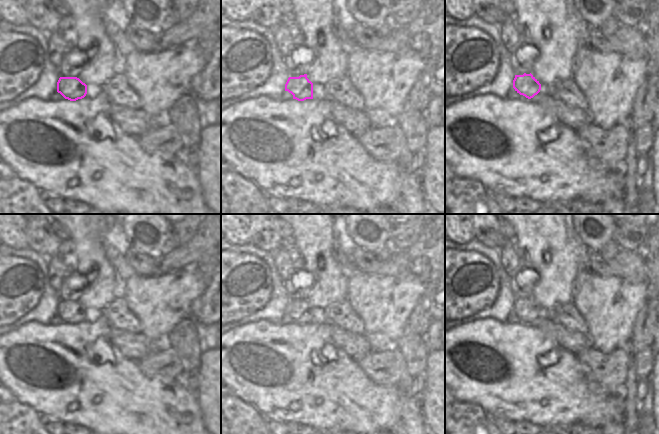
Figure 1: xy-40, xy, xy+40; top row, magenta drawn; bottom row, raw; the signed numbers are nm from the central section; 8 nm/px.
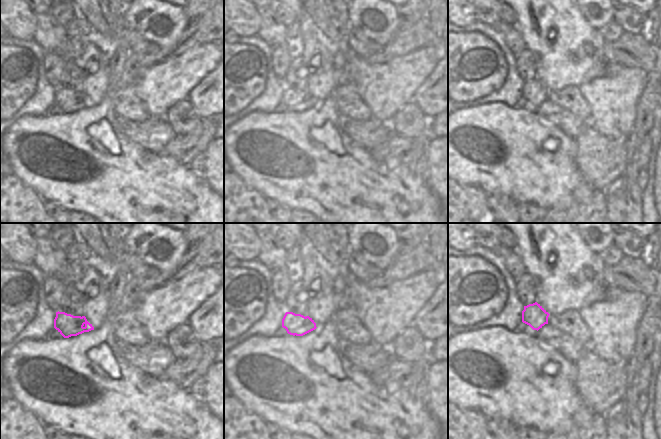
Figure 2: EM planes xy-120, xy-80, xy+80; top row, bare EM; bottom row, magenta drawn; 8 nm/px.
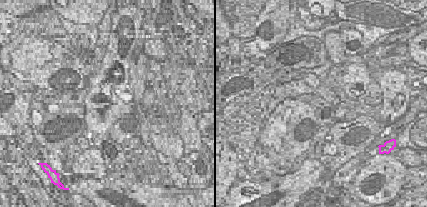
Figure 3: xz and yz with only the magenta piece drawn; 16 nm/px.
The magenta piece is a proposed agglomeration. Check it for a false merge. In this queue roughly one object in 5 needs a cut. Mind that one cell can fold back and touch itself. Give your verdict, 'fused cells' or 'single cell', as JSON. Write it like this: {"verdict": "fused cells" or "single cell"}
{"verdict": "single cell"}

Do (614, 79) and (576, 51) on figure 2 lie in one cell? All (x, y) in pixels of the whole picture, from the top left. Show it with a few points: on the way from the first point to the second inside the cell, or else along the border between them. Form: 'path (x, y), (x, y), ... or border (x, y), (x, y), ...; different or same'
border (606, 62), (606, 70), (602, 75), (583, 83); different

